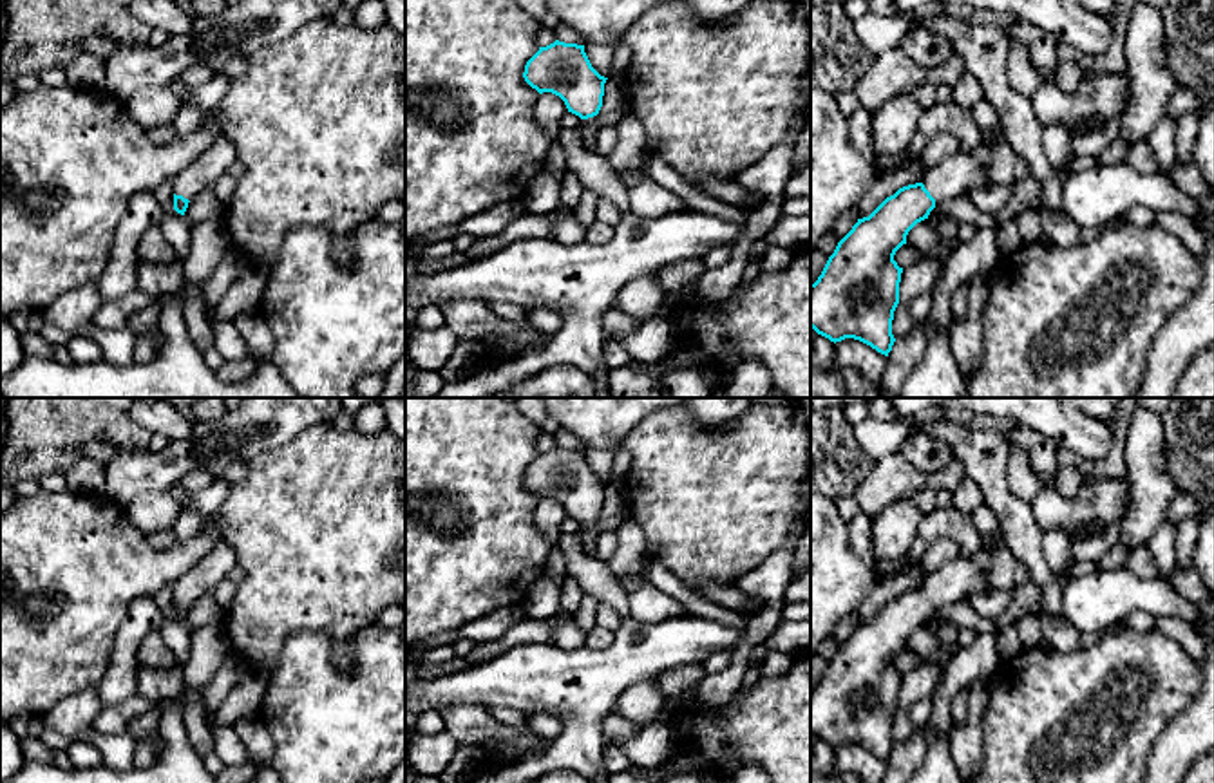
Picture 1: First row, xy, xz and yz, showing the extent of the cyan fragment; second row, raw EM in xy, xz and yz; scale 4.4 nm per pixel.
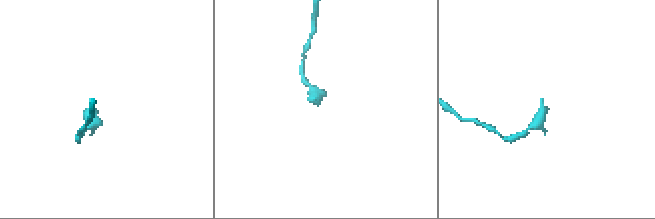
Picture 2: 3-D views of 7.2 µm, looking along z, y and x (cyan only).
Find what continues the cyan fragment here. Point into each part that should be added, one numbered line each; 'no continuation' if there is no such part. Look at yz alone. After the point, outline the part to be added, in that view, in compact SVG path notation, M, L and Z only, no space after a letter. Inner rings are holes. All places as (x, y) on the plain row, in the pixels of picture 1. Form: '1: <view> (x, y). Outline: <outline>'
1: yz (963, 577). Outline: M1002 532L982 537L982 546L973 557L955 557L925 577L921 588L935 608L955 606L964 599L973 599L977 593L990 590L990 557L999 542L1004 542Z

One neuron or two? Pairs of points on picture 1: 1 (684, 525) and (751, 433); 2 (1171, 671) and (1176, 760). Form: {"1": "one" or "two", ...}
{"1": "one", "2": "two"}

